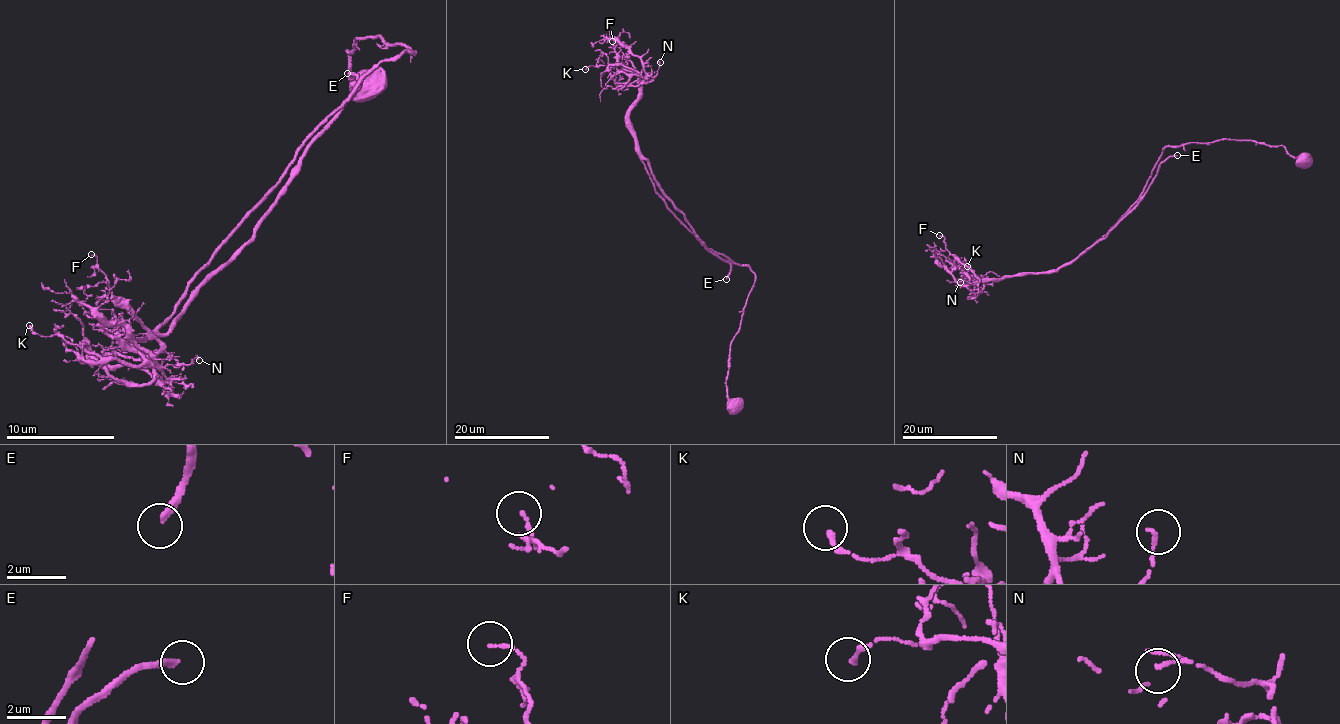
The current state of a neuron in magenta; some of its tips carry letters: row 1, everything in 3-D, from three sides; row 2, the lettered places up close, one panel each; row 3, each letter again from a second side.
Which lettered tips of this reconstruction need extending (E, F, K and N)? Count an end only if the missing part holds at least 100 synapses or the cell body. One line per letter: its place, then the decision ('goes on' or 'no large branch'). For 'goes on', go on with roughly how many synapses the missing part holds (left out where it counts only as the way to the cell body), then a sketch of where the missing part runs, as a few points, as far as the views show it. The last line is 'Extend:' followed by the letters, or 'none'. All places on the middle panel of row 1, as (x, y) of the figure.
E: place (726, 279); goes on; 100 synapses; course (726, 279), (722, 290), (735, 301), (733, 322), (737, 348), (734, 355), (721, 359), (703, 372)
F: place (612, 41); no large branch
K: place (585, 69); no large branch
N: place (660, 62); no large branch
Extend: E

